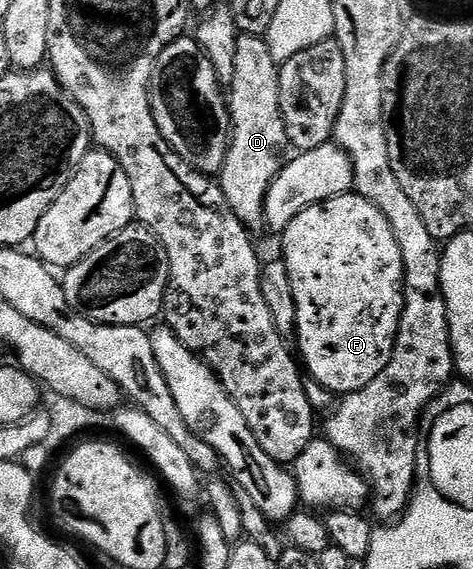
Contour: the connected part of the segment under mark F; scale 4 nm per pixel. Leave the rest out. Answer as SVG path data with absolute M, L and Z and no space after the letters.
M350 191L295 215L285 228L283 240L283 260L291 275L291 291L295 291L297 308L296 352L304 372L334 395L354 393L367 387L391 359L405 306L403 251L399 251L391 223L375 203Z

